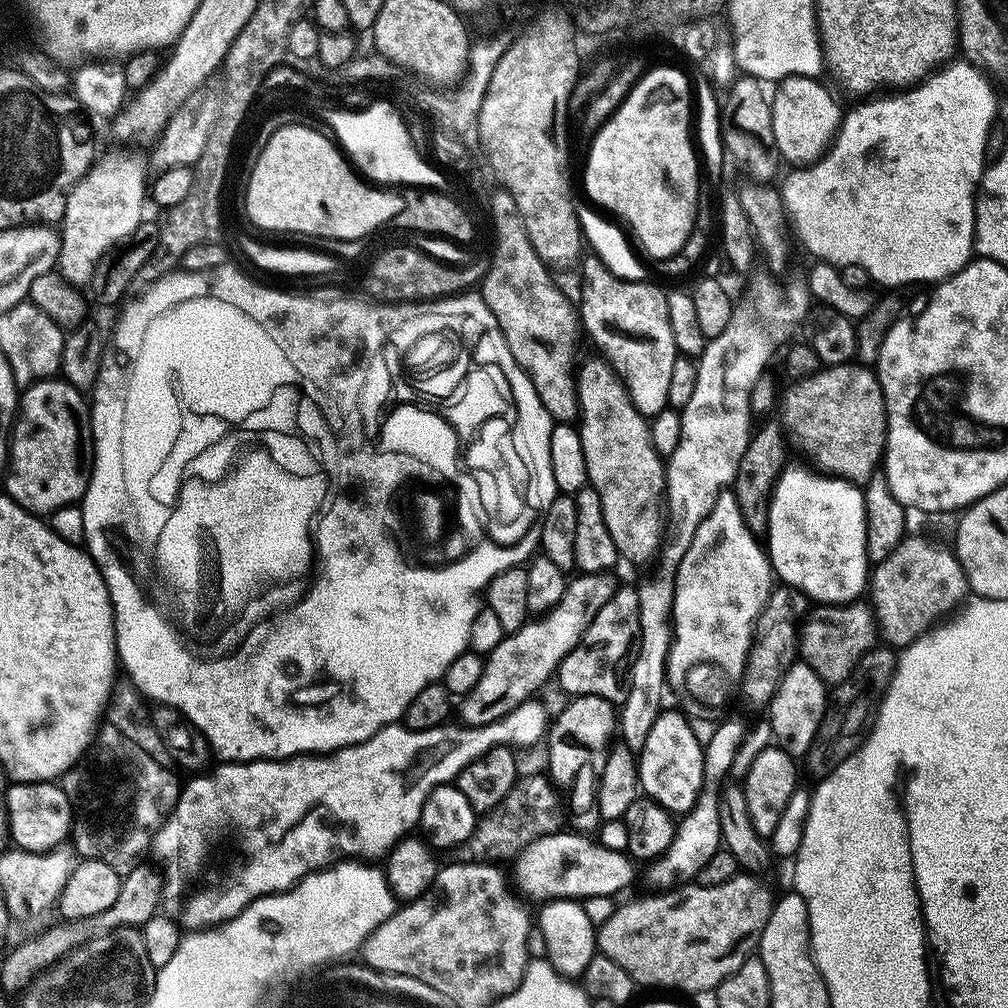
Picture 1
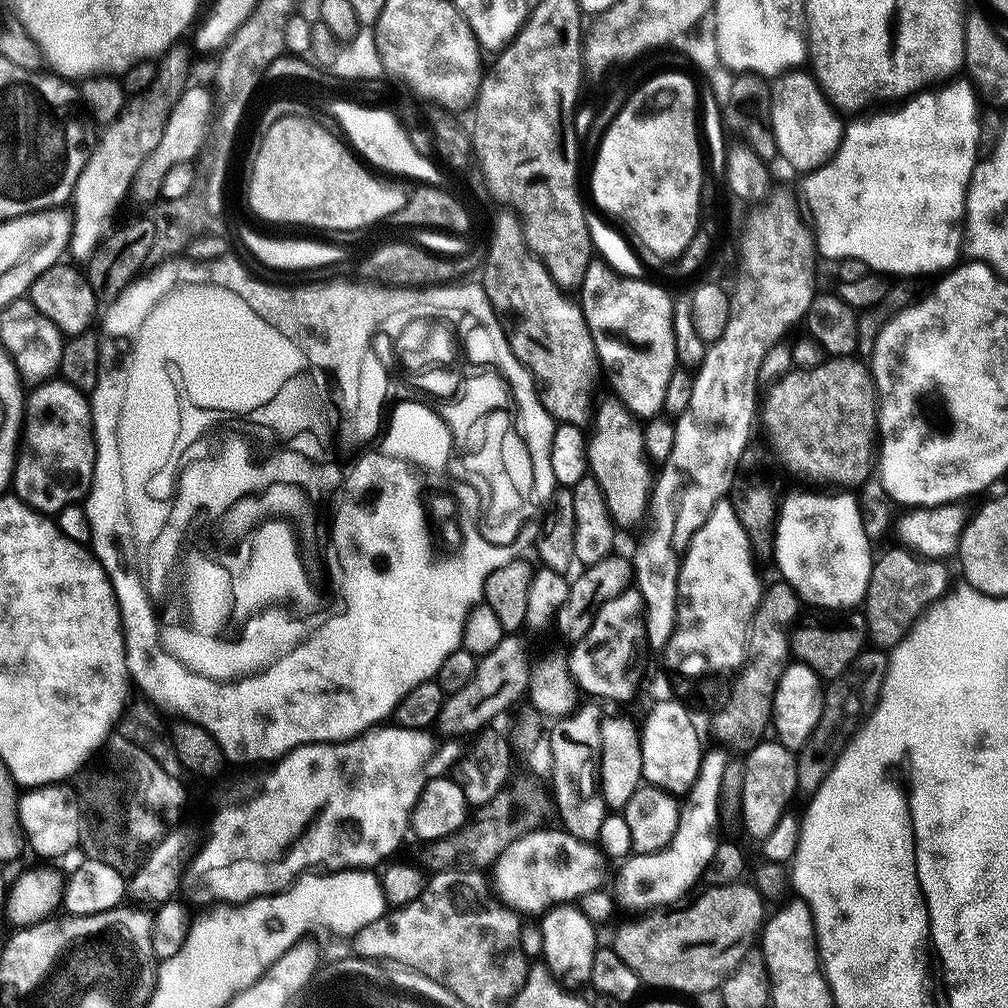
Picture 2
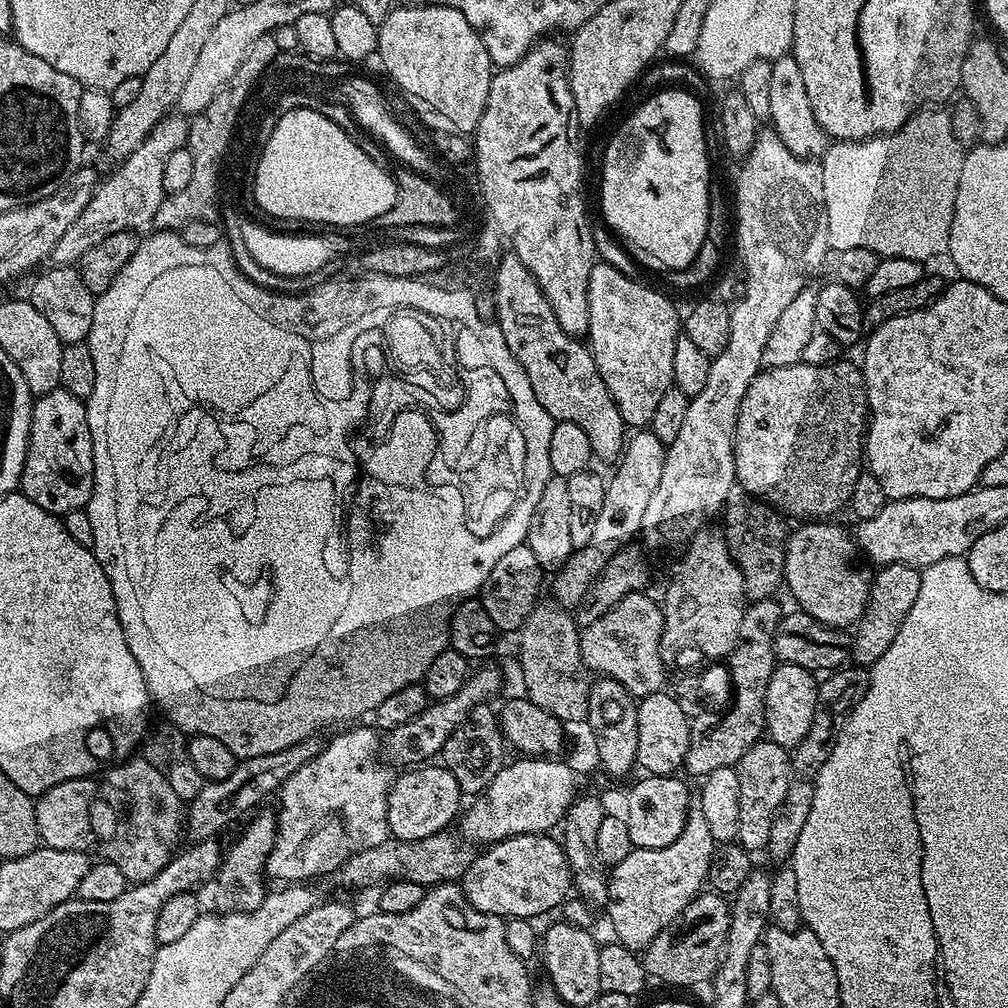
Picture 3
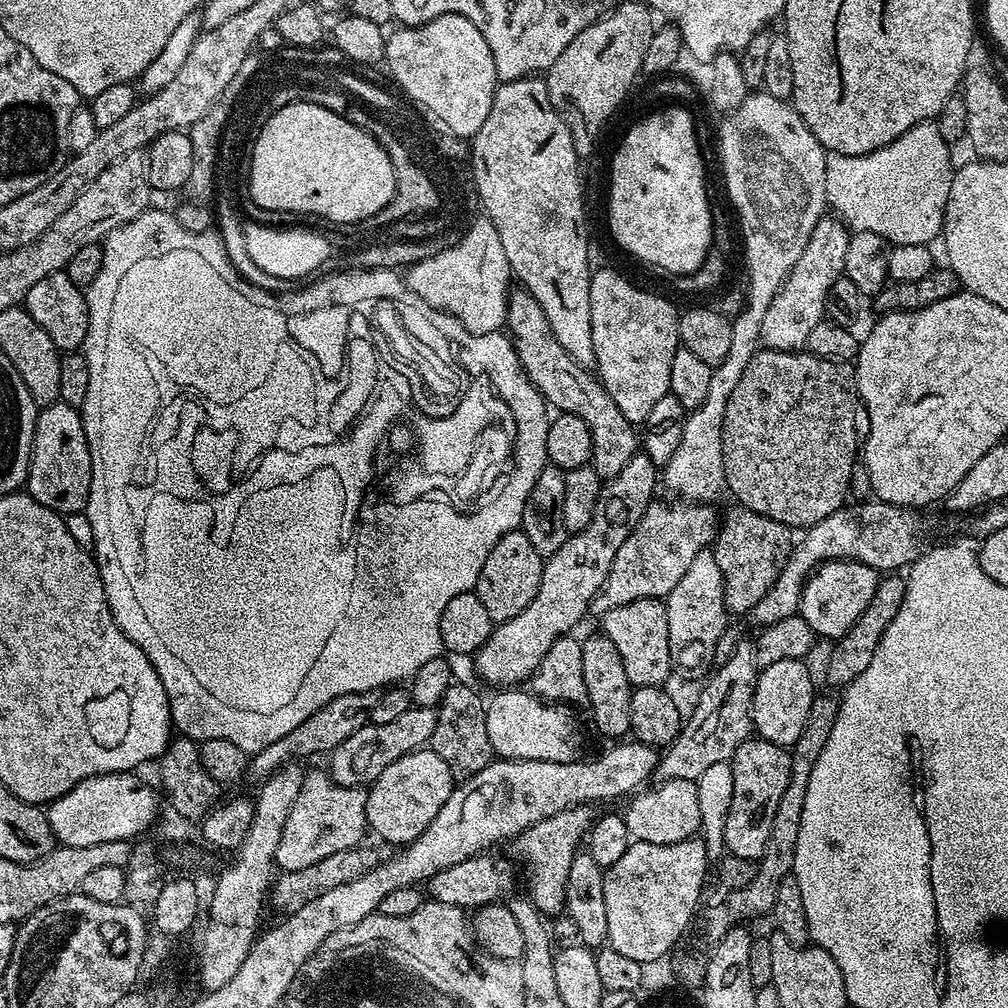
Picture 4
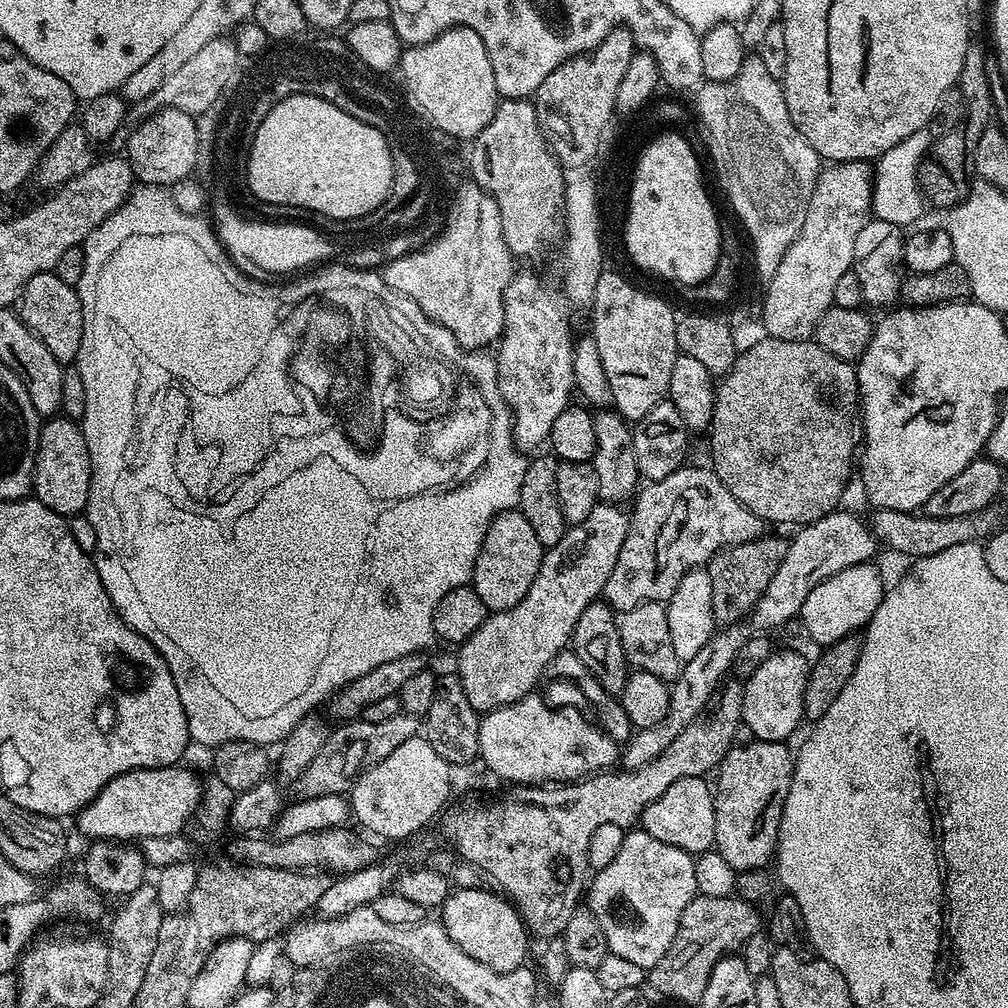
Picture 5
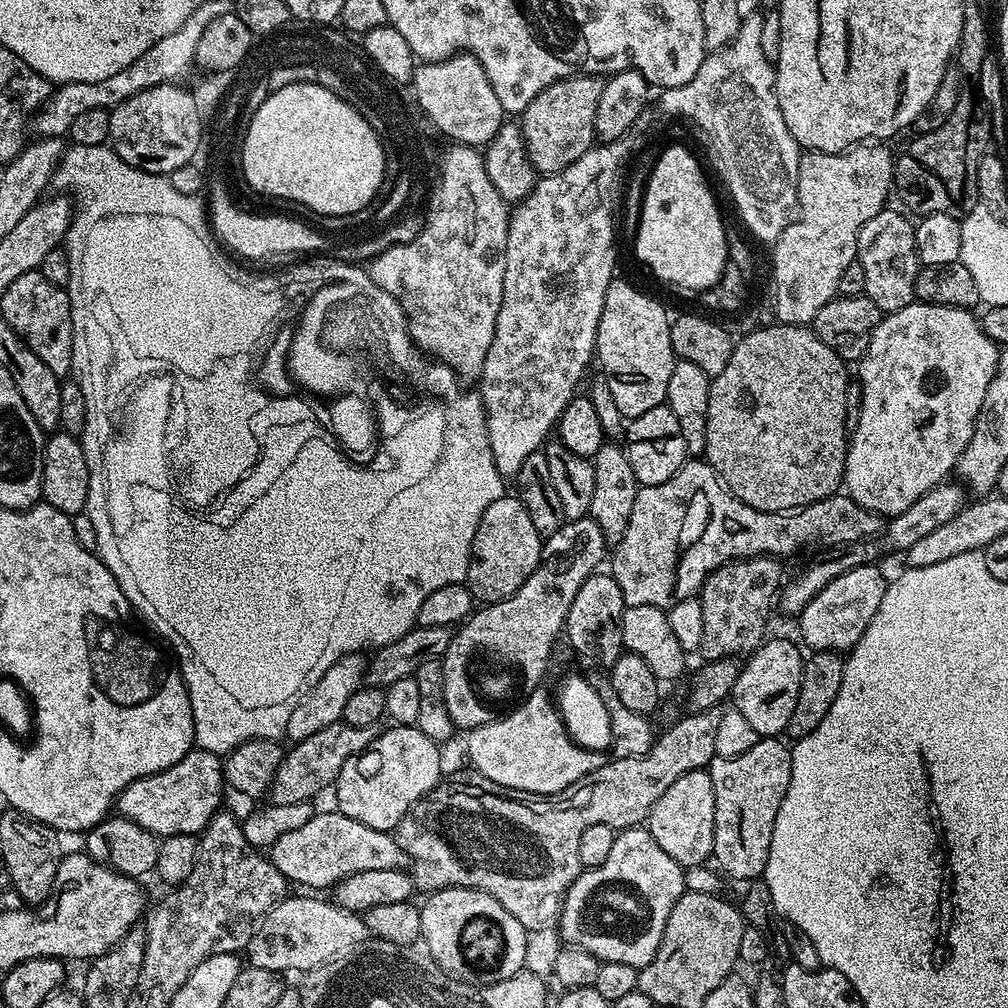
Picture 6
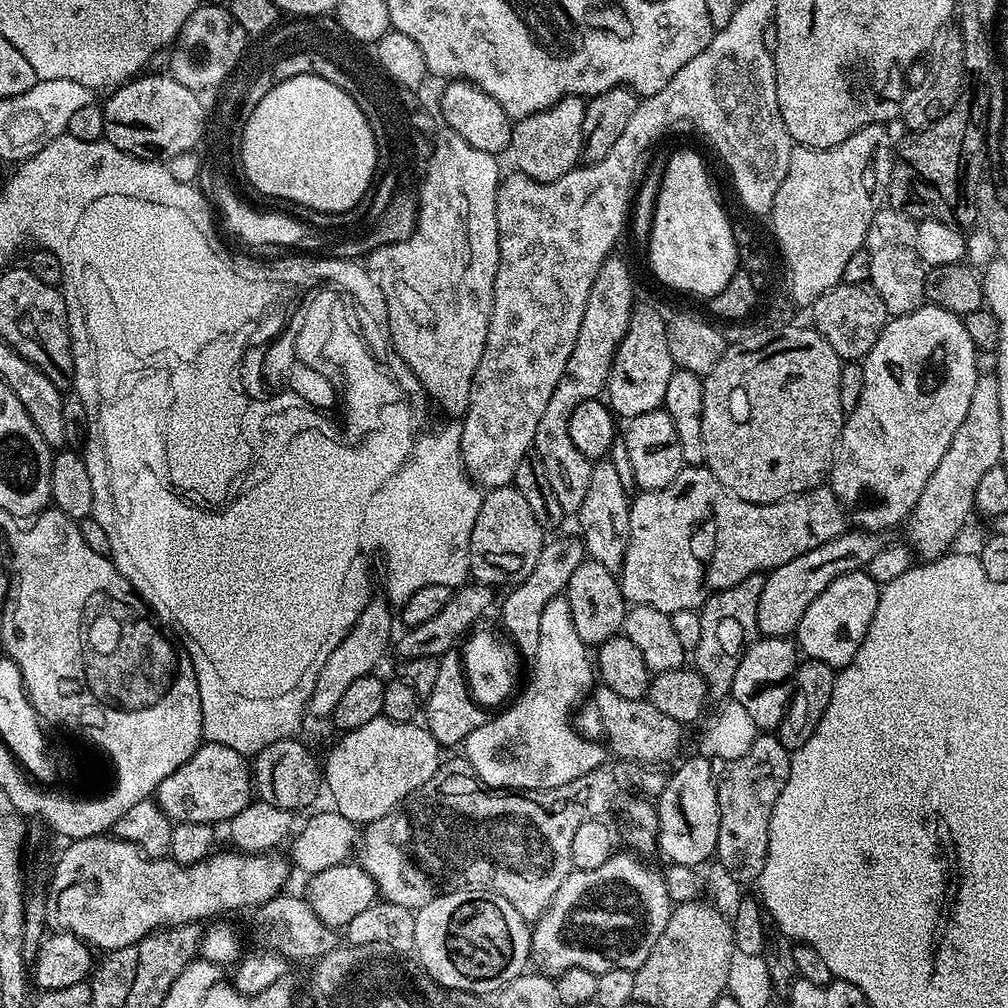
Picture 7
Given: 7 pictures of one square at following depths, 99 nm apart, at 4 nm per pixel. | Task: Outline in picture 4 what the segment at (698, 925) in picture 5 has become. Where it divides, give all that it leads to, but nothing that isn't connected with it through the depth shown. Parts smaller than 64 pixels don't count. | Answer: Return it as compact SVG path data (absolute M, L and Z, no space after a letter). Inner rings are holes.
M832 710L829 712L813 711L812 715L808 717L798 742L792 745L790 749L792 757L790 782L782 794L782 799L778 802L778 814L774 814L774 826L770 826L770 839L766 842L766 848L757 863L755 876L746 888L731 889L726 894L728 895L726 901L707 910L704 923L707 926L709 939L720 939L732 927L748 922L744 920L756 916L766 916L772 912L775 899L778 898L778 886L791 875L793 868L798 826L802 822L802 802L806 798L806 782L810 780L810 770L814 768L814 762L818 760L822 746L826 746L826 738L830 738L830 730L834 730L835 717L835 711Z

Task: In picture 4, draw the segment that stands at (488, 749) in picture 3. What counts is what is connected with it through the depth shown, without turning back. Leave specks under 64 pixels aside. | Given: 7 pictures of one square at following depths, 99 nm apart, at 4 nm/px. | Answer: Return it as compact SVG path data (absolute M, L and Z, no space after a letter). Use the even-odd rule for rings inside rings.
M454 682L442 694L442 700L436 708L436 725L430 741L430 747L442 762L446 762L453 773L465 777L481 772L487 764L492 763L494 753L486 734L486 704L468 684ZM464 772L464 773L460 773Z

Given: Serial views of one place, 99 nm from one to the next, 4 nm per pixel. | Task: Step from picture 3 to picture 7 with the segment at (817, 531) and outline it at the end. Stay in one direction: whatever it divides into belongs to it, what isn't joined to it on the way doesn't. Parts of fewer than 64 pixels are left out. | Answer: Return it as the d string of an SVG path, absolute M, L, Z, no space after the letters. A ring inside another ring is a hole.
M867 570L842 574L810 602L806 614L802 614L802 622L798 622L794 633L795 643L799 651L809 660L826 662L833 670L845 668L858 654L858 646L862 646L862 638L866 638L866 630L870 630L870 622L874 618L874 610L878 610L878 598L881 585L870 578Z

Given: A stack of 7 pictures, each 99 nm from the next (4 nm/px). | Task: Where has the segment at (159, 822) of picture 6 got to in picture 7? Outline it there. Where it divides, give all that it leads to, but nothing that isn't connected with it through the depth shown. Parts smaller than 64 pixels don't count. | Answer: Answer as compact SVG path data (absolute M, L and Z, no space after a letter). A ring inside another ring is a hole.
M201 743L200 749L193 754L170 778L166 778L154 793L154 799L169 820L182 822L202 822L219 825L238 814L254 799L252 769L249 761L238 750L230 750L230 746Z

